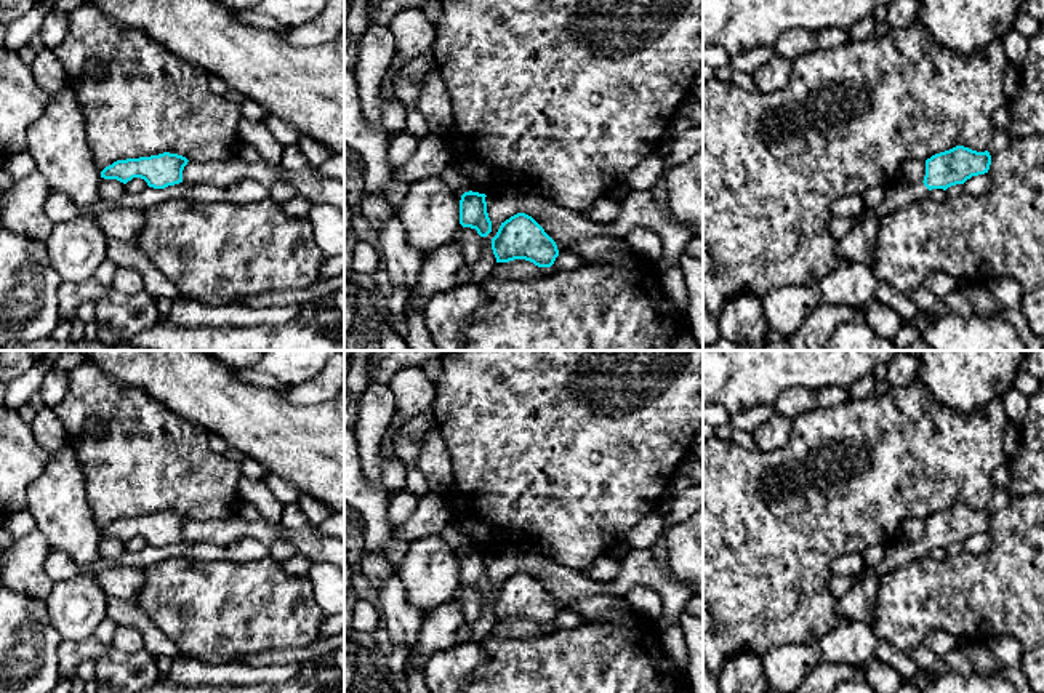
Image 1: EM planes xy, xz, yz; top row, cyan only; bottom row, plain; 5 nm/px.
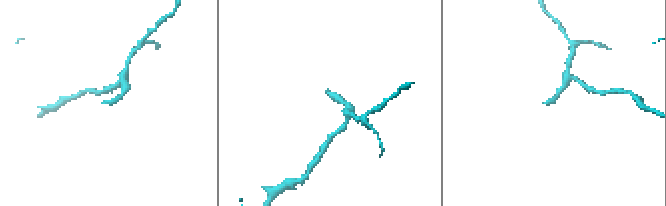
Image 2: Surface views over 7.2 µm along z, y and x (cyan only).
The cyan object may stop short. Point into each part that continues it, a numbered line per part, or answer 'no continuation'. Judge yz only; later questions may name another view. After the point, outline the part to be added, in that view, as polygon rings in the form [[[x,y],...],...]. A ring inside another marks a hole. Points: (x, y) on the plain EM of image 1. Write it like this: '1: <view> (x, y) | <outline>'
1: yz (859, 602) | [[[895,536],[887,543],[882,562],[860,573],[860,579],[839,599],[836,611],[847,619],[871,623],[874,600],[882,578],[905,562],[926,557],[927,552],[929,547],[924,541],[909,543]]]

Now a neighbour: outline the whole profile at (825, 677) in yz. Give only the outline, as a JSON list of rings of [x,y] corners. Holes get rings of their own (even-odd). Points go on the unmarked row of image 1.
[[[821,661],[793,693],[834,693],[841,682],[858,675],[863,675],[858,666]]]

